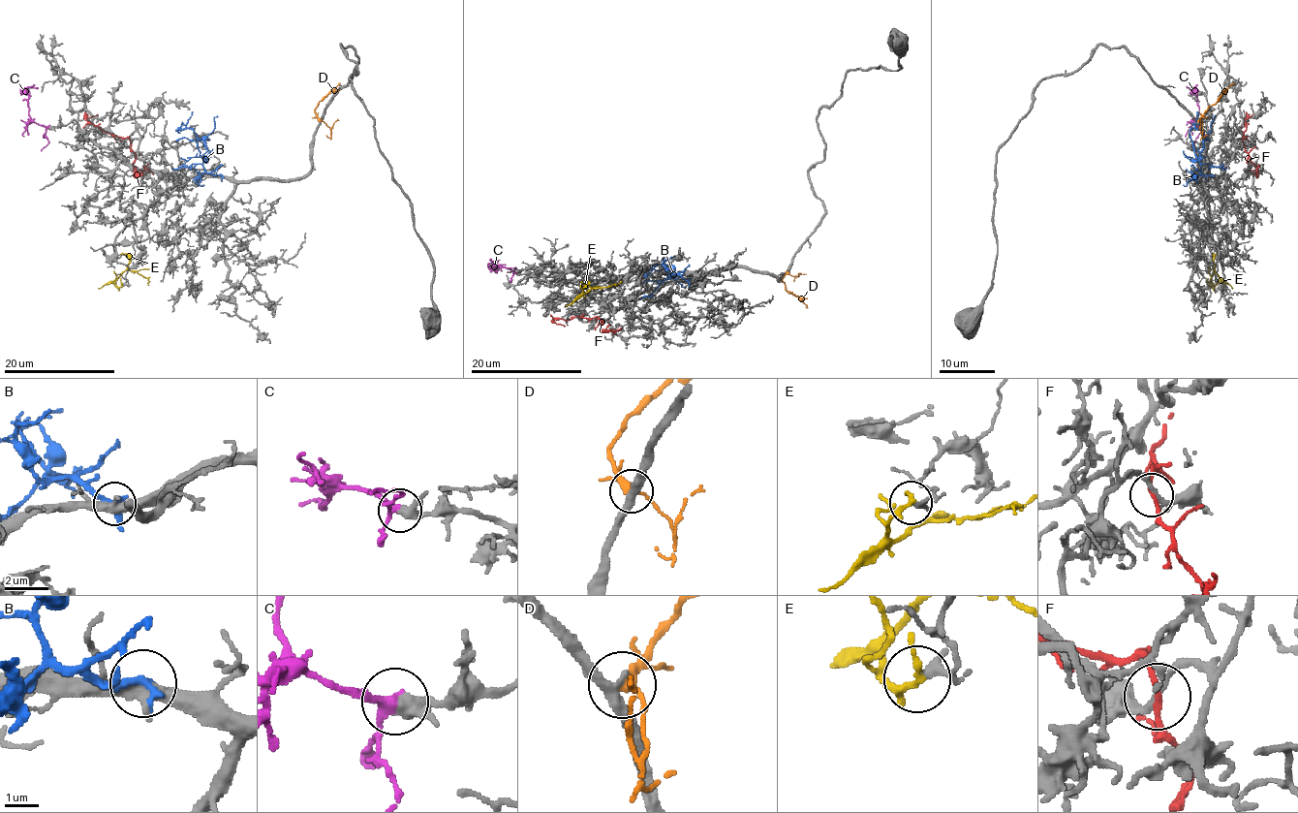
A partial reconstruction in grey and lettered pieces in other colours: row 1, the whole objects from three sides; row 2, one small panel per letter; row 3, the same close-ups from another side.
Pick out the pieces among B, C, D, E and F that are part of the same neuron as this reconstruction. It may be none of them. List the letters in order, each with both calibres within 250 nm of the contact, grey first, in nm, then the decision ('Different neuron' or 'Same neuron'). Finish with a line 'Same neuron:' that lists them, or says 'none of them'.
B: Thickness 420 nm (grey) against 280 nm. Different neuron
C: Thickness 340 nm (grey) against 260 nm. Same neuron
D: Thickness 340 nm (grey) against 320 nm. Different neuron
E: Thickness 190 nm (grey) against 190 nm. Different neuron
F: Thickness 200 nm (grey) against 150 nm. Different neuron
Same neuron: C

